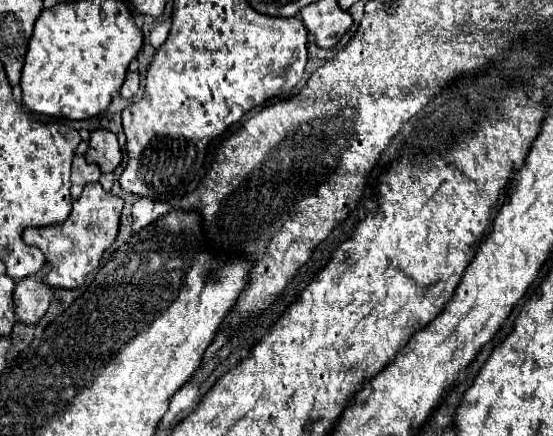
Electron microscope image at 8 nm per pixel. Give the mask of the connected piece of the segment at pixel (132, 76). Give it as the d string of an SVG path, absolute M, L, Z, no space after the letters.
M129 71L126 77L126 81L124 84L124 89L126 89L127 86L127 96L122 95L123 98L130 98L132 97L135 93L136 90L139 88L140 84L140 75L138 72L131 72Z

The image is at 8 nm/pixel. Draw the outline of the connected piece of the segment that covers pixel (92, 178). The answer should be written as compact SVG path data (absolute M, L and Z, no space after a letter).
M82 154L74 156L72 162L72 198L76 200L82 194L82 188L88 182L96 182L100 178L100 168L96 164L88 164Z

